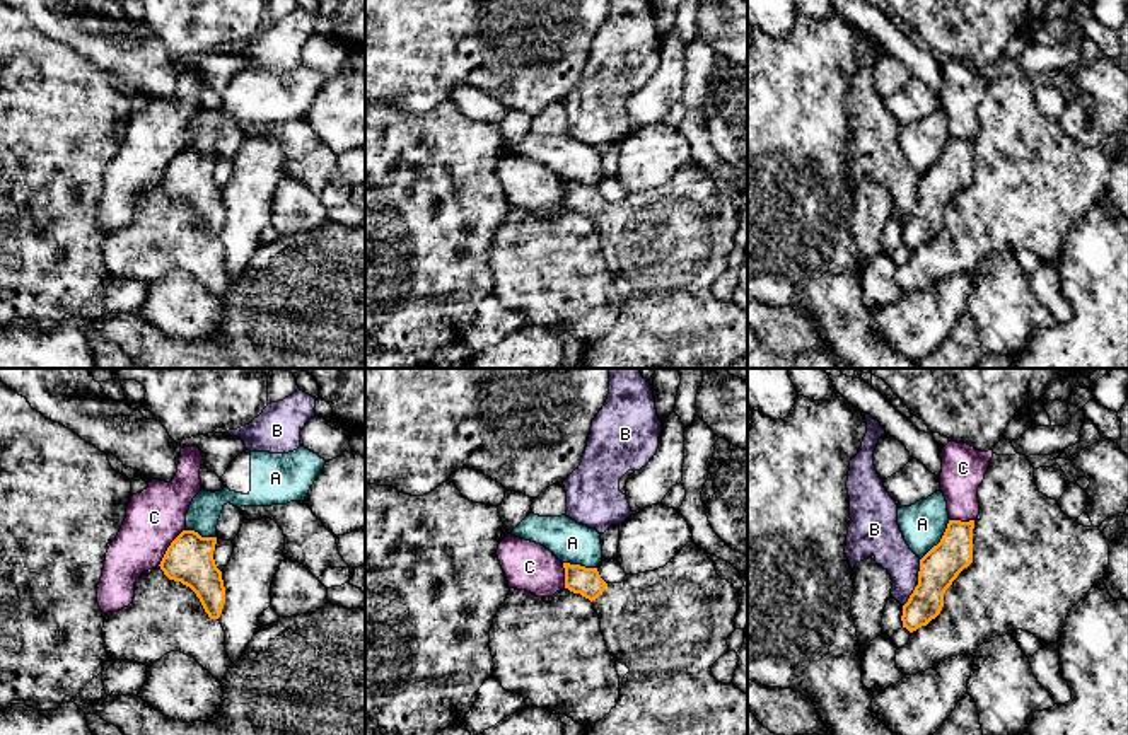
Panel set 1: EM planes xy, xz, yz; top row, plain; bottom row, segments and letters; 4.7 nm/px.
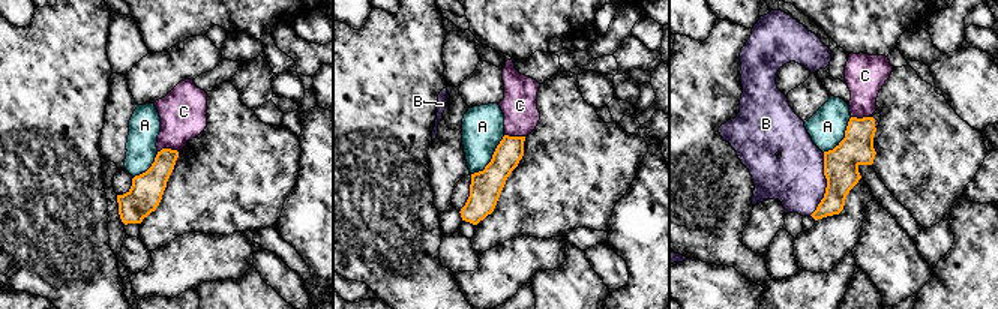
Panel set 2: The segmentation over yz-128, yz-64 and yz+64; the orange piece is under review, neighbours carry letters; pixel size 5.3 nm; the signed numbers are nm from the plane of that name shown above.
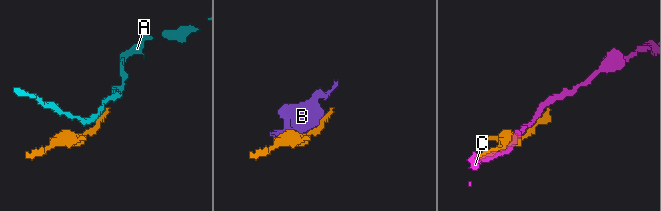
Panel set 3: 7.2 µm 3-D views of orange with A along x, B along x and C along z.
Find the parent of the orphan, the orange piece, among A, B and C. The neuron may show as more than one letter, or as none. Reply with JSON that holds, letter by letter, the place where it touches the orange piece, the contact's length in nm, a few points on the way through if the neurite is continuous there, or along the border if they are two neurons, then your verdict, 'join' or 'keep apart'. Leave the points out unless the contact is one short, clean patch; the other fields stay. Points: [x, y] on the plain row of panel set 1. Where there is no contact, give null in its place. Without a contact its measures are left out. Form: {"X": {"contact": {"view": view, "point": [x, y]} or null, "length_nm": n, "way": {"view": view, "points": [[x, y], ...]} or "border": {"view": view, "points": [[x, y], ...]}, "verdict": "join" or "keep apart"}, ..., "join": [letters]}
{"A": {"contact": {"view": "yz", "point": [941, 157]}, "length_nm": 240, "verdict": "keep apart"}, "B": {"contact": {"view": "yz", "point": [918, 202]}, "length_nm": 240, "border": {"view": "yz", "points": [[920, 178], [917, 203], [903, 224]]}, "verdict": "keep apart"}, "C": {"contact": {"view": "xy", "point": [168, 166]}, "length_nm": 220, "verdict": "keep apart"}, "join": []}

